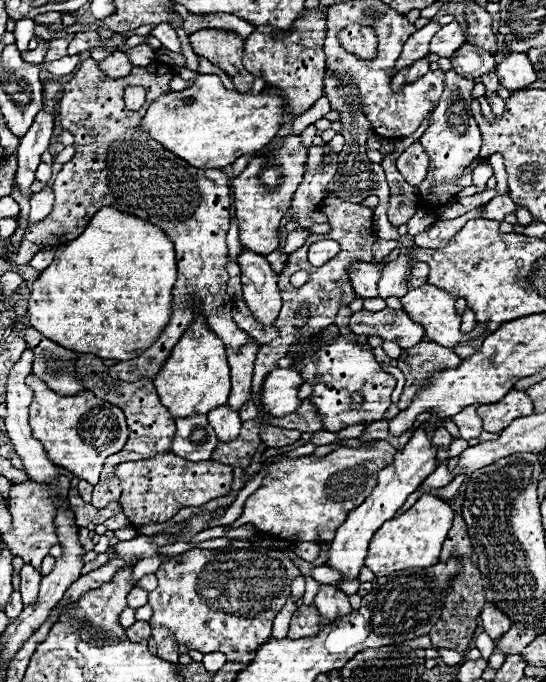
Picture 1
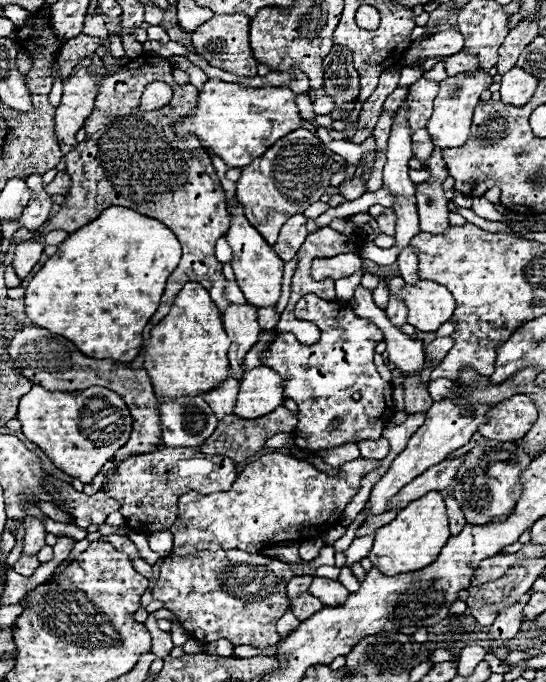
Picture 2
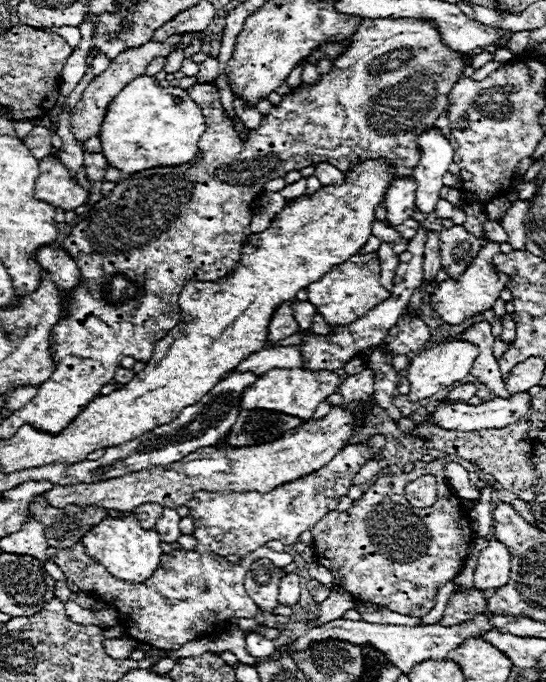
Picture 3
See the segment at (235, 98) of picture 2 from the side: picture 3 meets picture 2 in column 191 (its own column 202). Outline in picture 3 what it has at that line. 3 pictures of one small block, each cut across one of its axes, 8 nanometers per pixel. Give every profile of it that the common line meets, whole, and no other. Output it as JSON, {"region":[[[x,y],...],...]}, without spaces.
{"region":[[[138,76],[108,106],[98,138],[108,164],[124,174],[134,174],[156,166],[190,162],[198,152],[198,140],[204,132],[206,118],[186,90],[178,86],[162,88],[152,82],[152,76]]]}

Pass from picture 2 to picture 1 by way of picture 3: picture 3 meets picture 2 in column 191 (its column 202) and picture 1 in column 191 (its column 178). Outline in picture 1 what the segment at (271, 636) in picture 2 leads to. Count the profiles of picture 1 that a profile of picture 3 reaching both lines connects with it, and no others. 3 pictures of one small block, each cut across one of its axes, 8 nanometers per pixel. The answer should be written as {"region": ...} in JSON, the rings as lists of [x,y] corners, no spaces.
{"region":[[[232,542],[228,548],[218,550],[186,550],[178,558],[170,558],[156,572],[158,588],[150,592],[148,604],[154,610],[150,626],[166,626],[174,632],[180,644],[208,652],[224,652],[228,660],[250,662],[258,648],[272,636],[272,620],[290,596],[290,584],[300,570],[280,550],[252,546],[250,542]]]}

